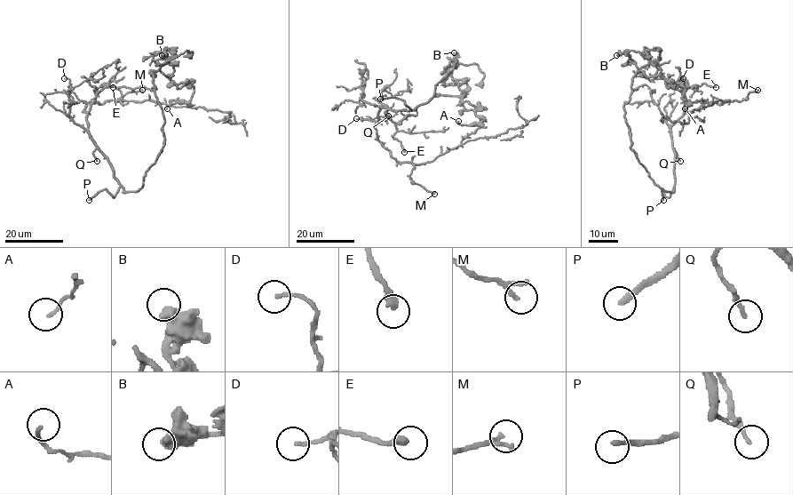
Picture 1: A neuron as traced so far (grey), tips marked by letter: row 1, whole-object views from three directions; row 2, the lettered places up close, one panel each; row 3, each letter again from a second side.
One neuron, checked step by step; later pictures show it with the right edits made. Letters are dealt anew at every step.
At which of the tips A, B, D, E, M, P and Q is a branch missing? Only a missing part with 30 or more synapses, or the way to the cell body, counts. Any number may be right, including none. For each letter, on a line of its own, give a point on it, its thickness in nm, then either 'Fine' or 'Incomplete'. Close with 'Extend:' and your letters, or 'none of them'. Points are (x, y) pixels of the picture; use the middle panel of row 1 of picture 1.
A: Place: (458, 121). Thickness 140 nm. Fine
B: Place: (454, 52). Thickness 550 nm. Fine
D: Place: (356, 118). Thickness 150 nm. Fine
E: Place: (404, 152). Thickness 360 nm. Incomplete
M: Place: (434, 194). Thickness 140 nm. Fine
P: Place: (380, 99). Thickness 240 nm. Incomplete
Q: Place: (388, 115). Thickness 160 nm. Incomplete
Extend: E, P, Q

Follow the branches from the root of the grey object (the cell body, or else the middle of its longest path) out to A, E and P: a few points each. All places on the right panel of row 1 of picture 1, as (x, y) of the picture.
A: (716, 101), (710, 105), (705, 100), (688, 102), (685, 108)
E: (716, 101), (728, 100), (705, 102), (685, 111), (683, 92), (688, 87), (702, 83), (716, 87)
P: (716, 101), (728, 100), (705, 102), (686, 111), (671, 126), (675, 184), (669, 196), (662, 189), (663, 200)

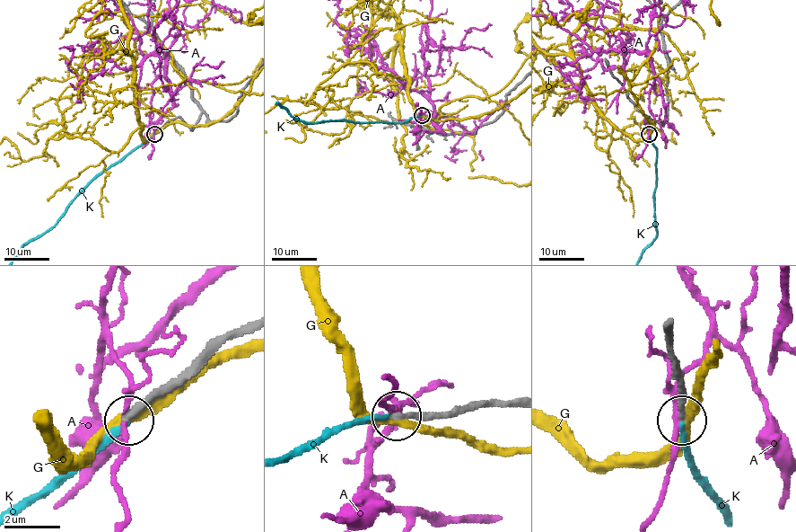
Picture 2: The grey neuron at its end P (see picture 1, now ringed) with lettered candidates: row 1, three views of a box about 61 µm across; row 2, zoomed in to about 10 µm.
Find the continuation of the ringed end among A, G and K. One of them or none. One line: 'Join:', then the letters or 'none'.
Join: K

